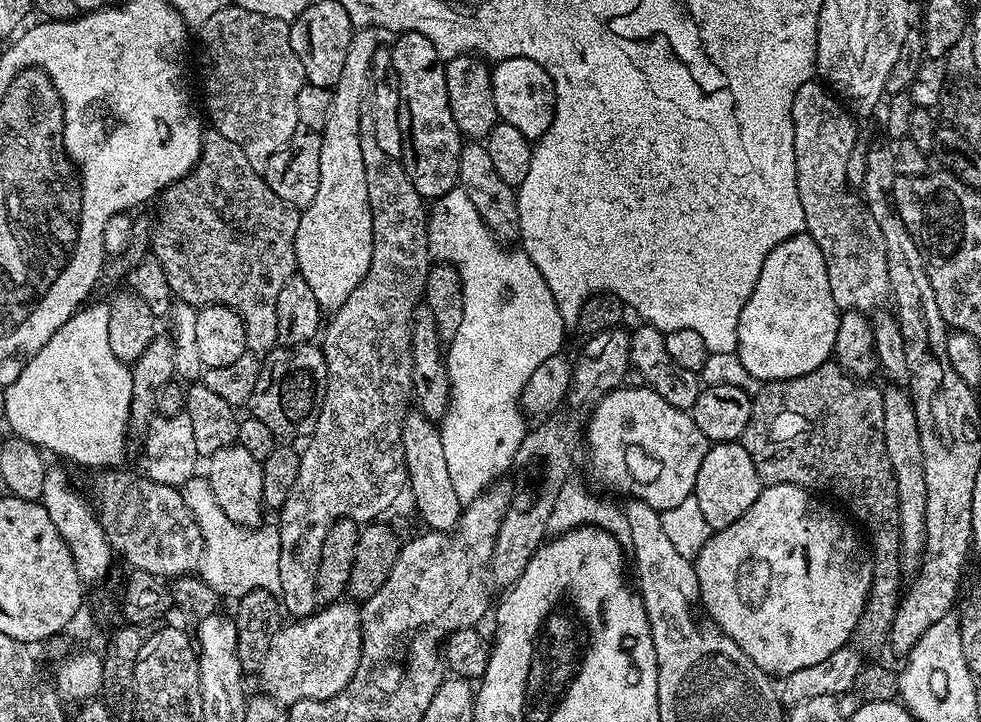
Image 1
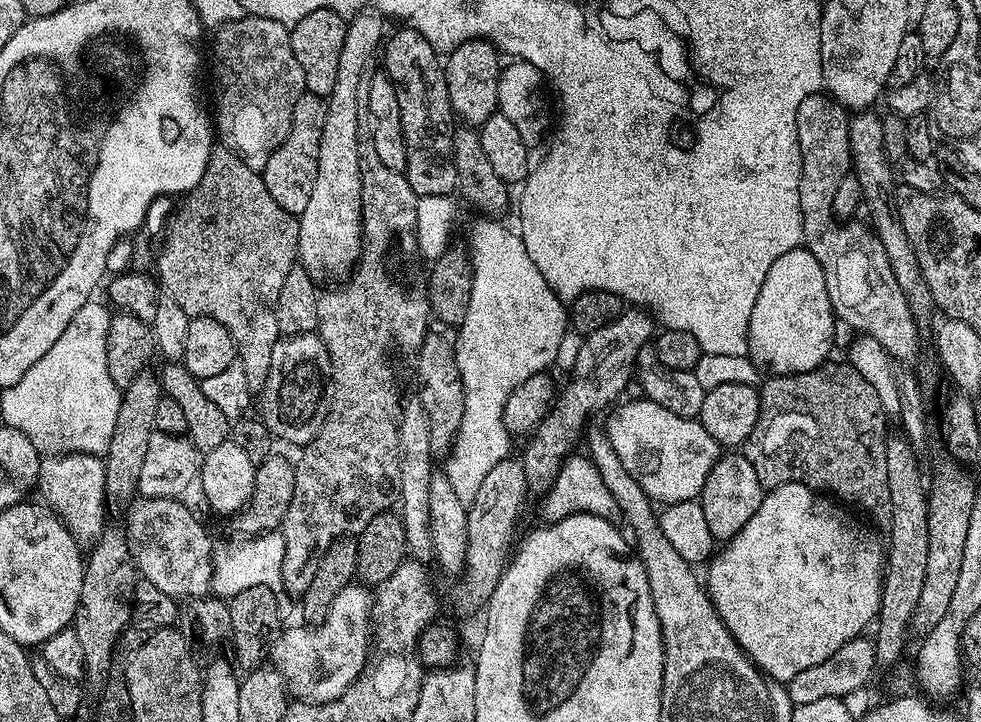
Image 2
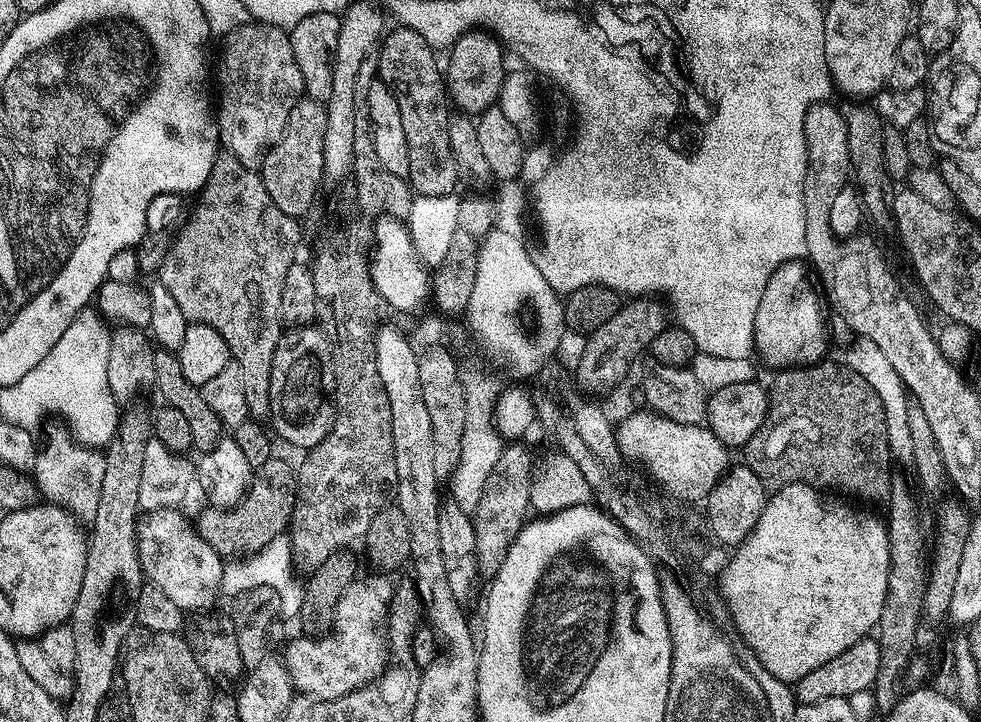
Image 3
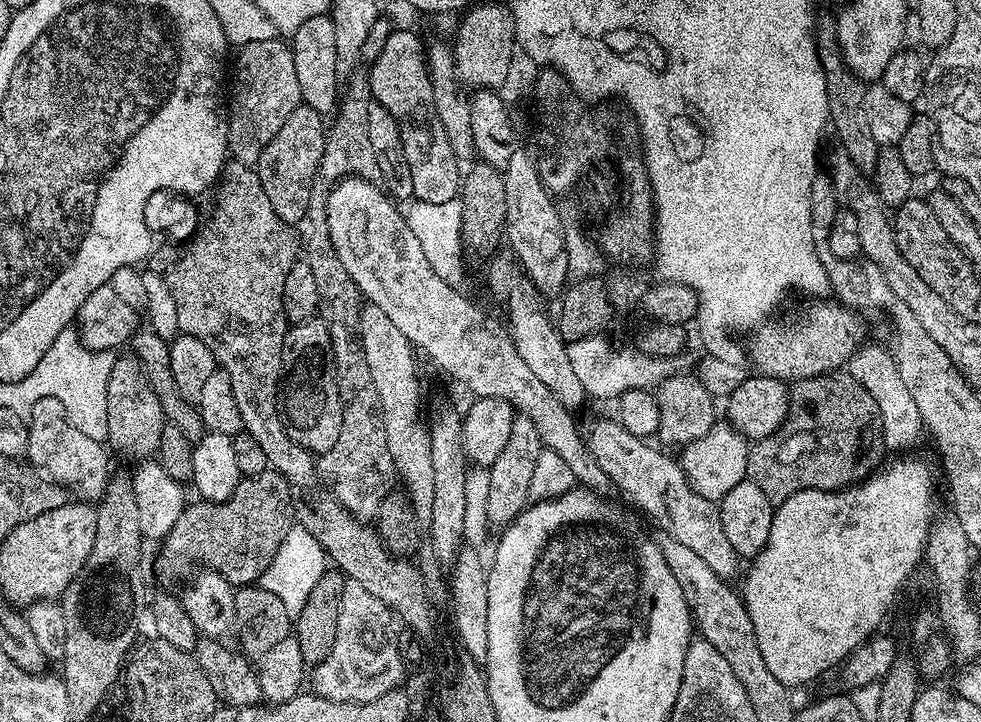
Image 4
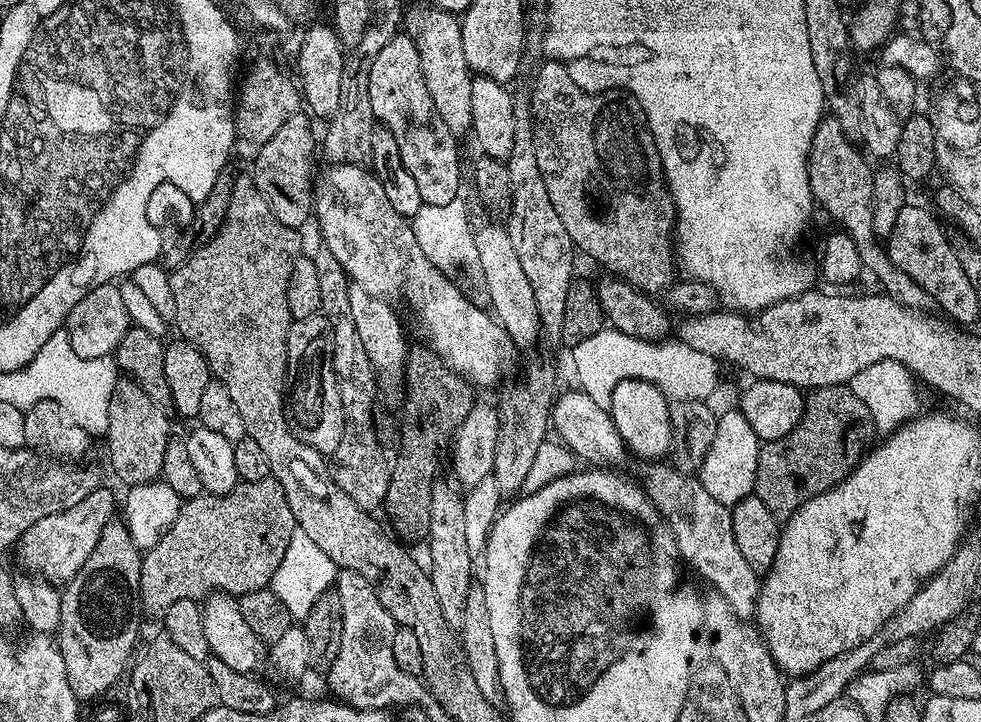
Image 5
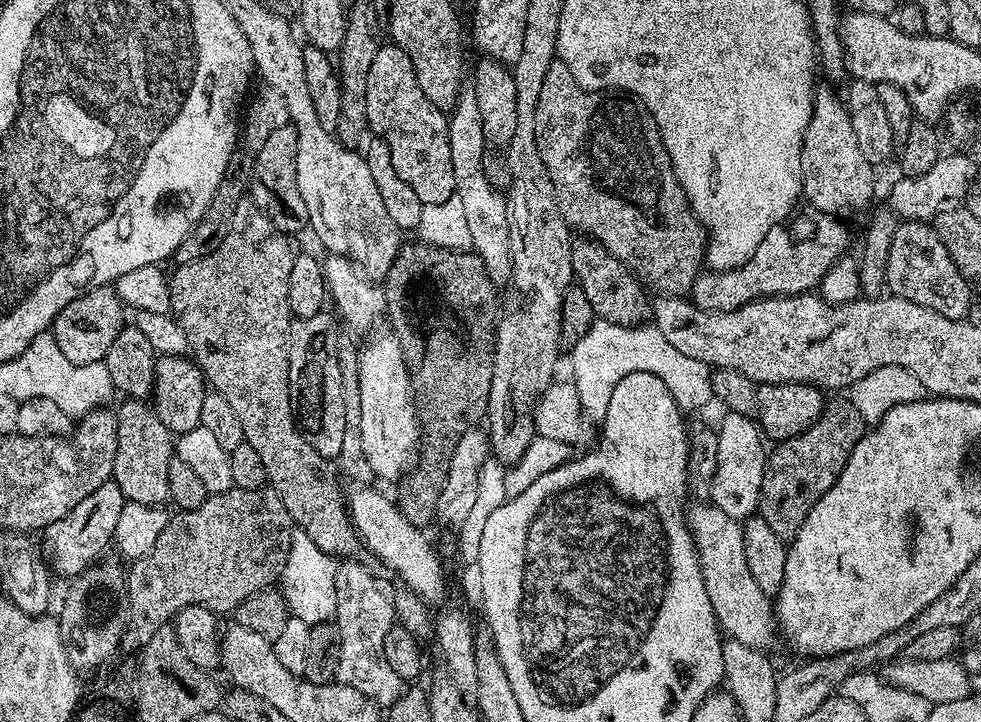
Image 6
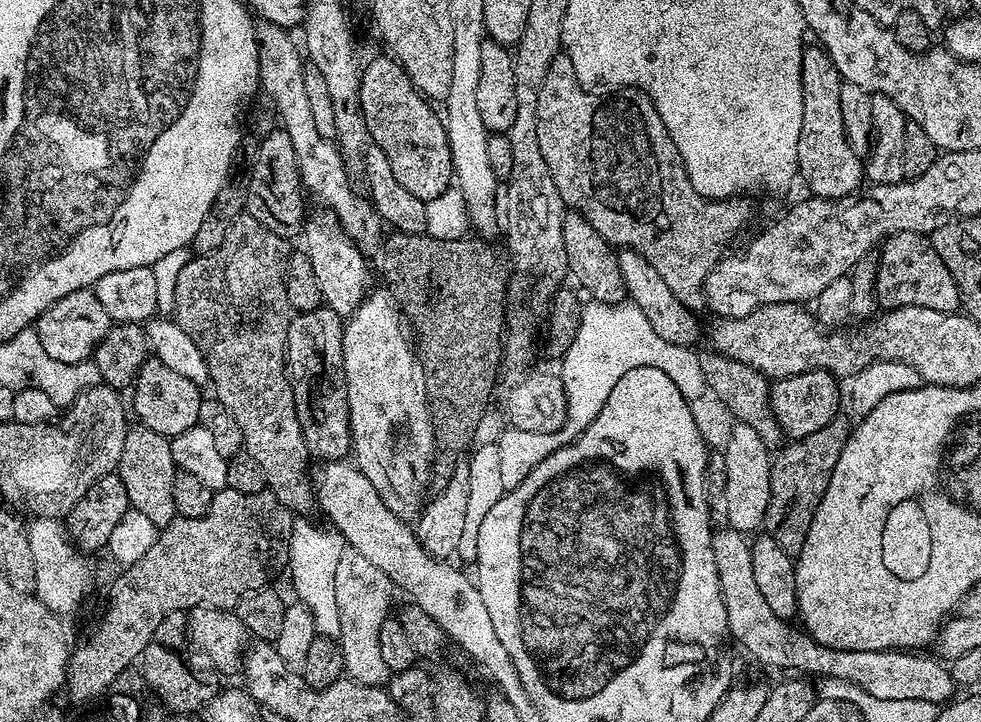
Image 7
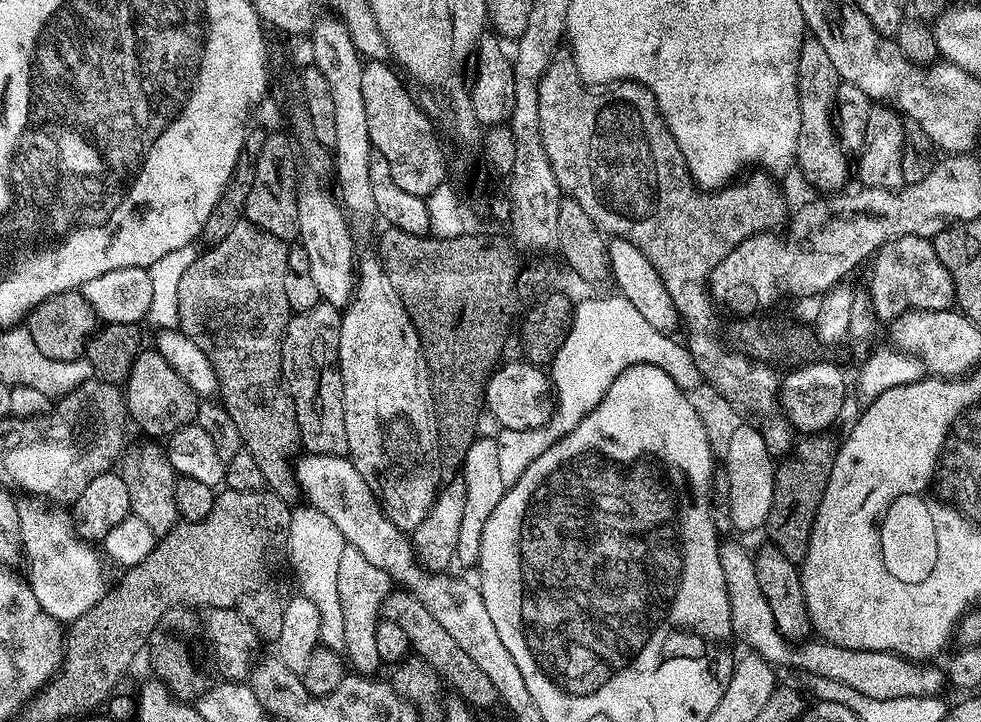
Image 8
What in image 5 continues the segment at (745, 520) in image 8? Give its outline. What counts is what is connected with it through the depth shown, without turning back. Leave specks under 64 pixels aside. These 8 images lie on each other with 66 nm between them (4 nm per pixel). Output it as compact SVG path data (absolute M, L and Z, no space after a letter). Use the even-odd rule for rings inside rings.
M739 410L720 412L716 417L716 433L710 450L705 454L704 461L698 473L700 485L718 502L729 506L753 495L756 487L756 471L758 470L758 454L762 441L758 434L746 422Z

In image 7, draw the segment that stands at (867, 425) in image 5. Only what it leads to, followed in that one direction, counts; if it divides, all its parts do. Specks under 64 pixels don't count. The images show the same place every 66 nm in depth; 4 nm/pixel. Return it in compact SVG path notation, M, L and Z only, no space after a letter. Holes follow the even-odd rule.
M837 418L822 426L822 430L806 434L806 438L785 443L771 457L770 502L766 506L762 528L790 557L800 554L800 543L806 538L806 530L810 530L810 522L818 510L818 502L826 494L826 486L830 486L834 466L838 466L849 431L850 424Z

